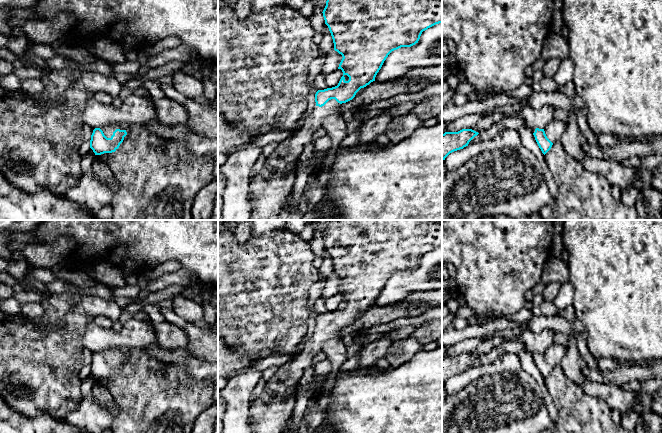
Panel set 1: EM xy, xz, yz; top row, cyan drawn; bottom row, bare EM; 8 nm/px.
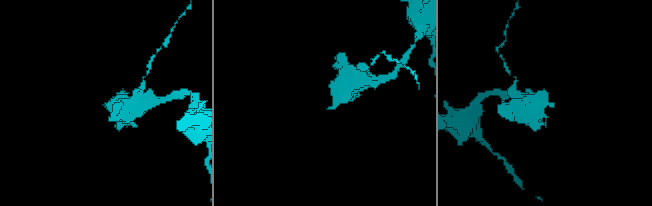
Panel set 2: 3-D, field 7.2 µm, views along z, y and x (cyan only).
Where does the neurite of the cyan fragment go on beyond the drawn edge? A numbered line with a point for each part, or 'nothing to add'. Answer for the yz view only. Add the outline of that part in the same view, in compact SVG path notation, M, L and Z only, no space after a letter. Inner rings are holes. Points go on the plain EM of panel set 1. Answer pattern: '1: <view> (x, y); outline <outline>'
1: yz (554, 354); outline M553 343L548 349L544 352L547 362L552 366L560 366L561 361L566 353L566 347L559 344Z

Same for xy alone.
1: xy (108, 354); outline M120 347L120 348L110 348L107 350L103 350L101 352L101 354L103 355L104 359L107 362L111 362L111 360L113 359L113 356L116 353L120 353L120 354L126 354L128 352L128 350L126 348Z

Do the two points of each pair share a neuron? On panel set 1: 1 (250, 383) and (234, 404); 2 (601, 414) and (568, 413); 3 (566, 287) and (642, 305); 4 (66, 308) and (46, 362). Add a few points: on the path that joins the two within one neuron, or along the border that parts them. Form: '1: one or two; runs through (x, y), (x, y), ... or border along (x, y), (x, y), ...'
1: one; runs through (245, 388), (238, 395), (238, 399)
2: one; runs through (593, 414), (576, 413)
3: two; border along (568, 281), (573, 290), (572, 304)
4: one; runs through (67, 321), (67, 340), (59, 349)

